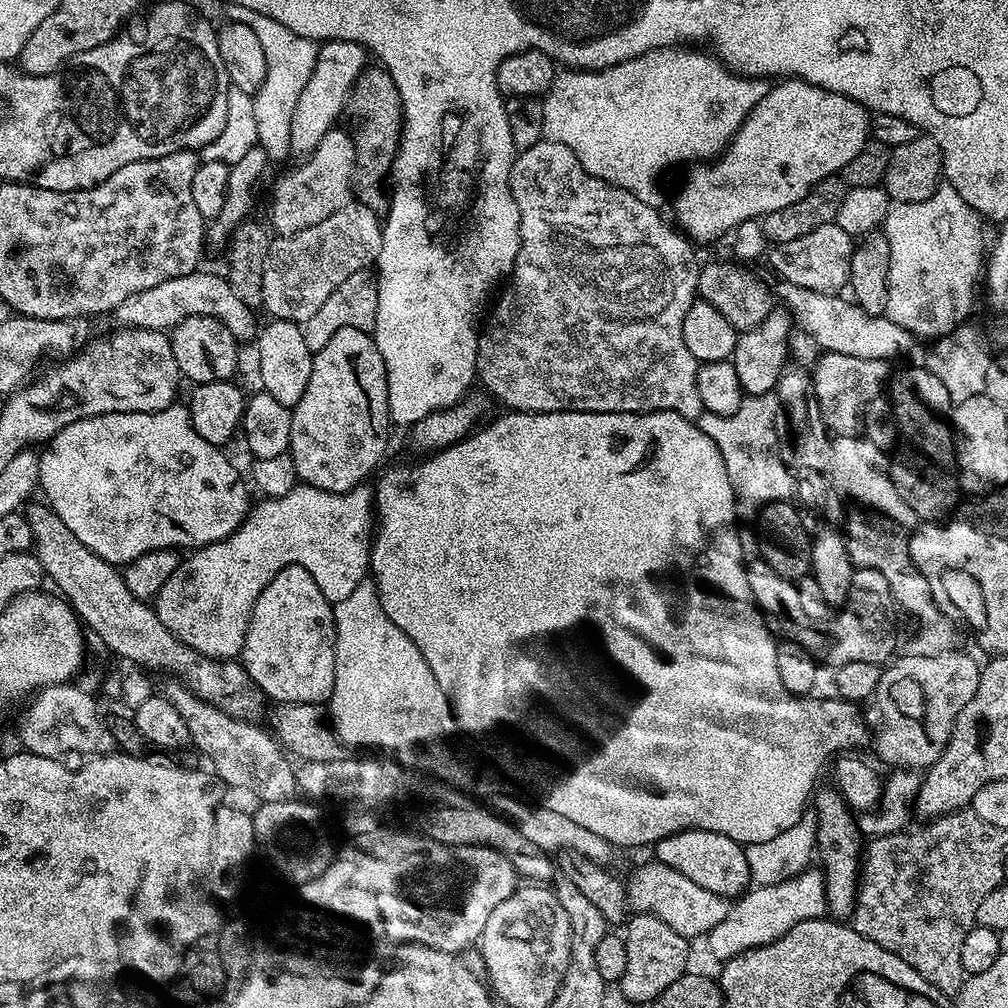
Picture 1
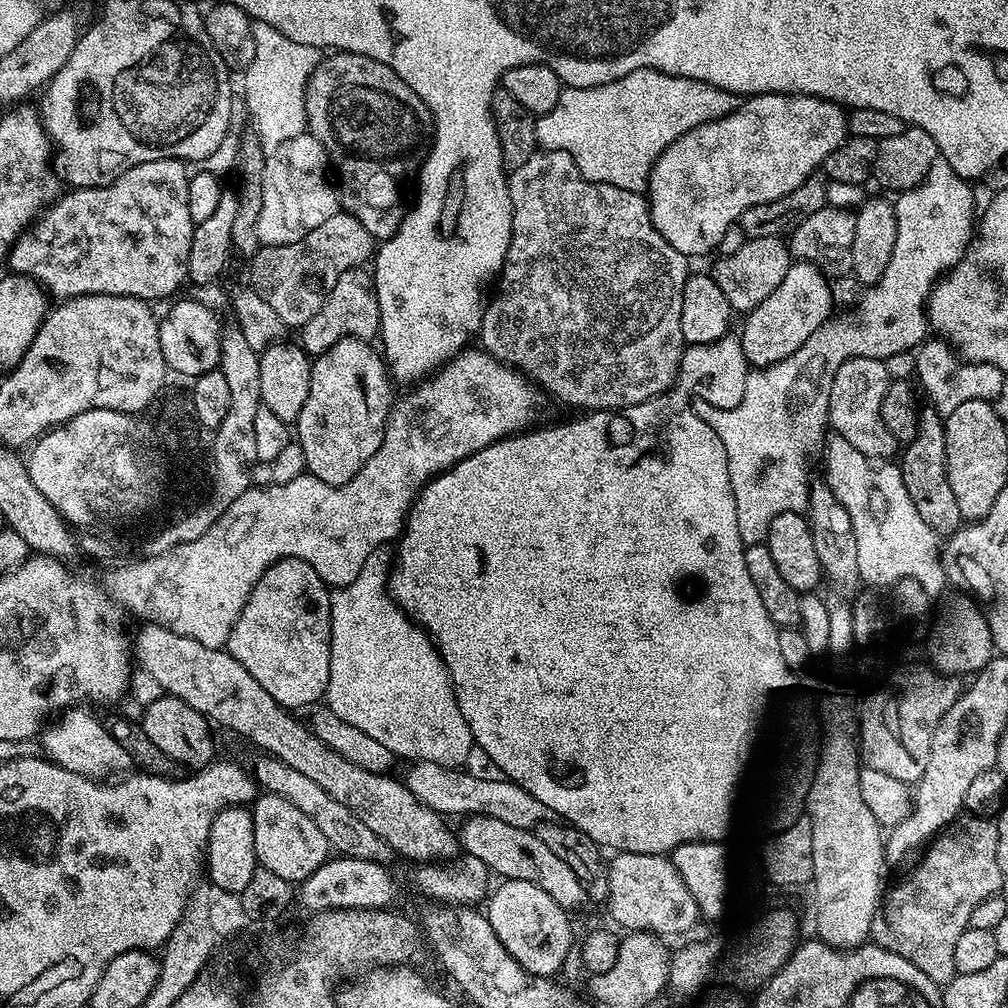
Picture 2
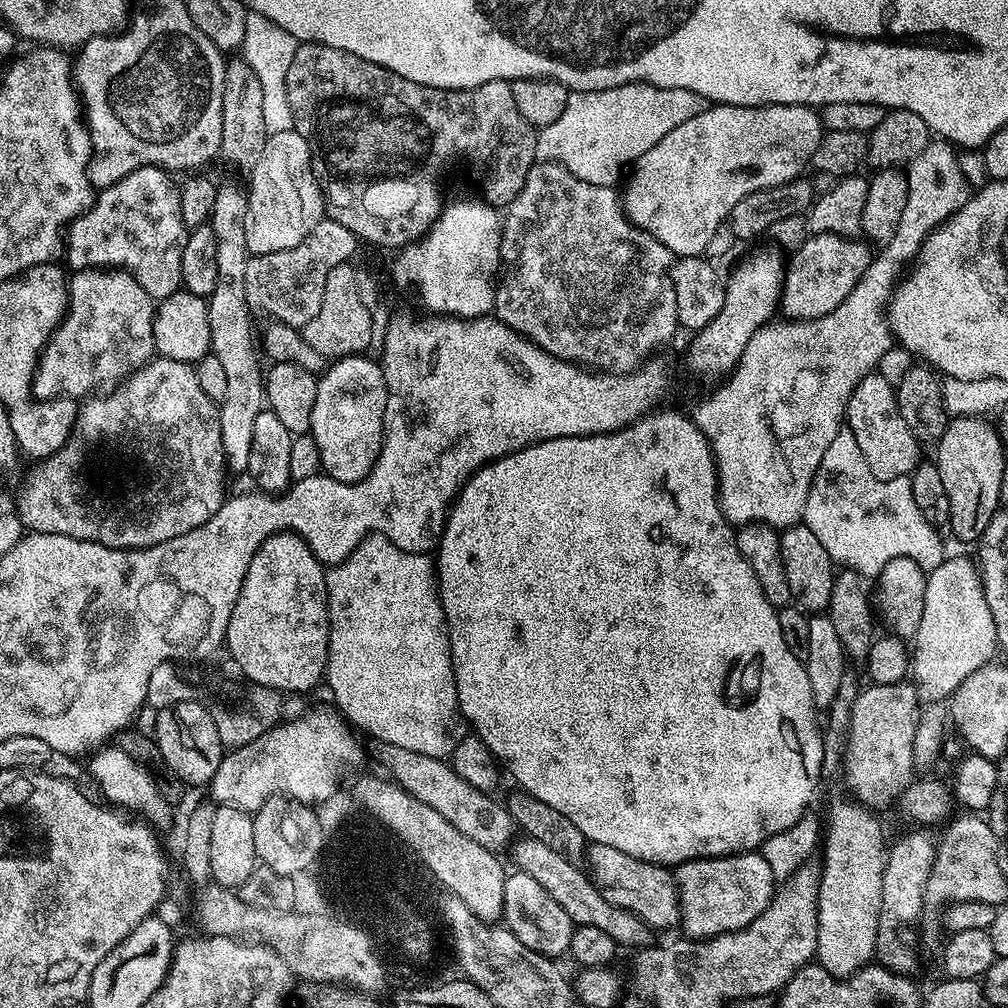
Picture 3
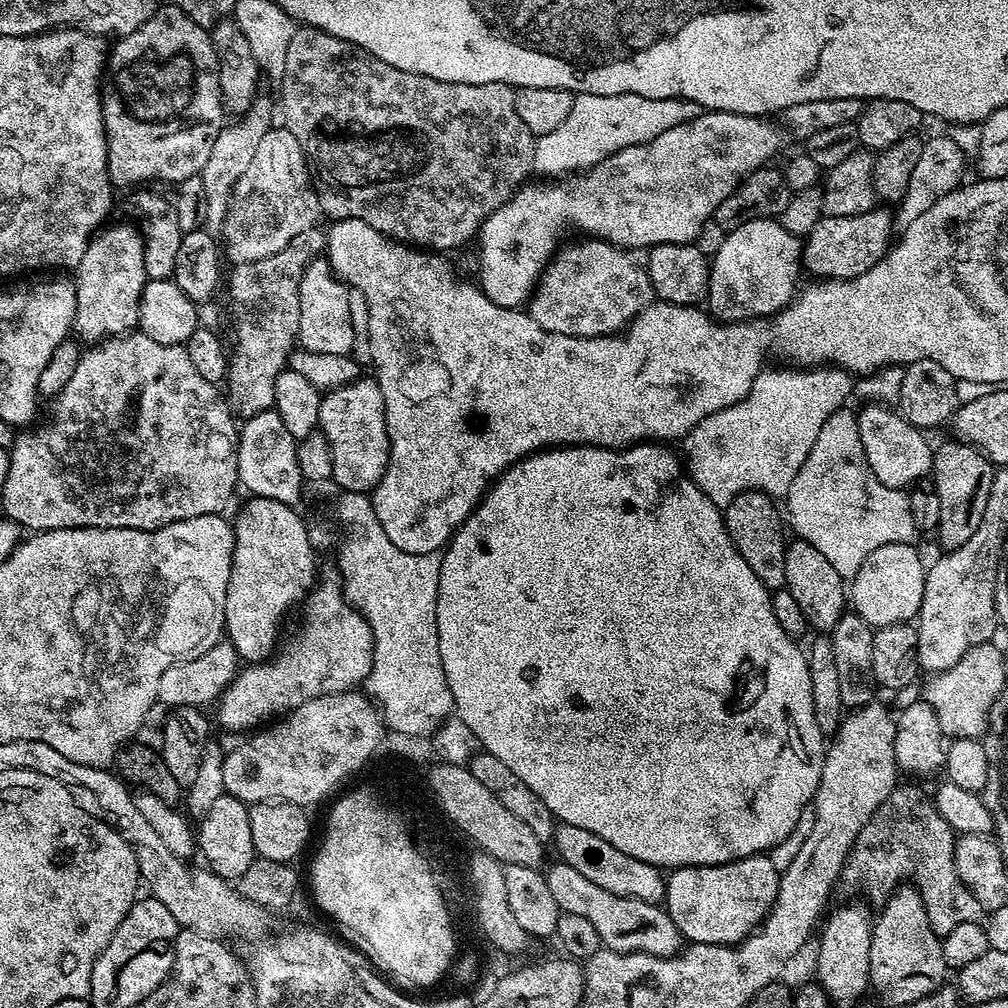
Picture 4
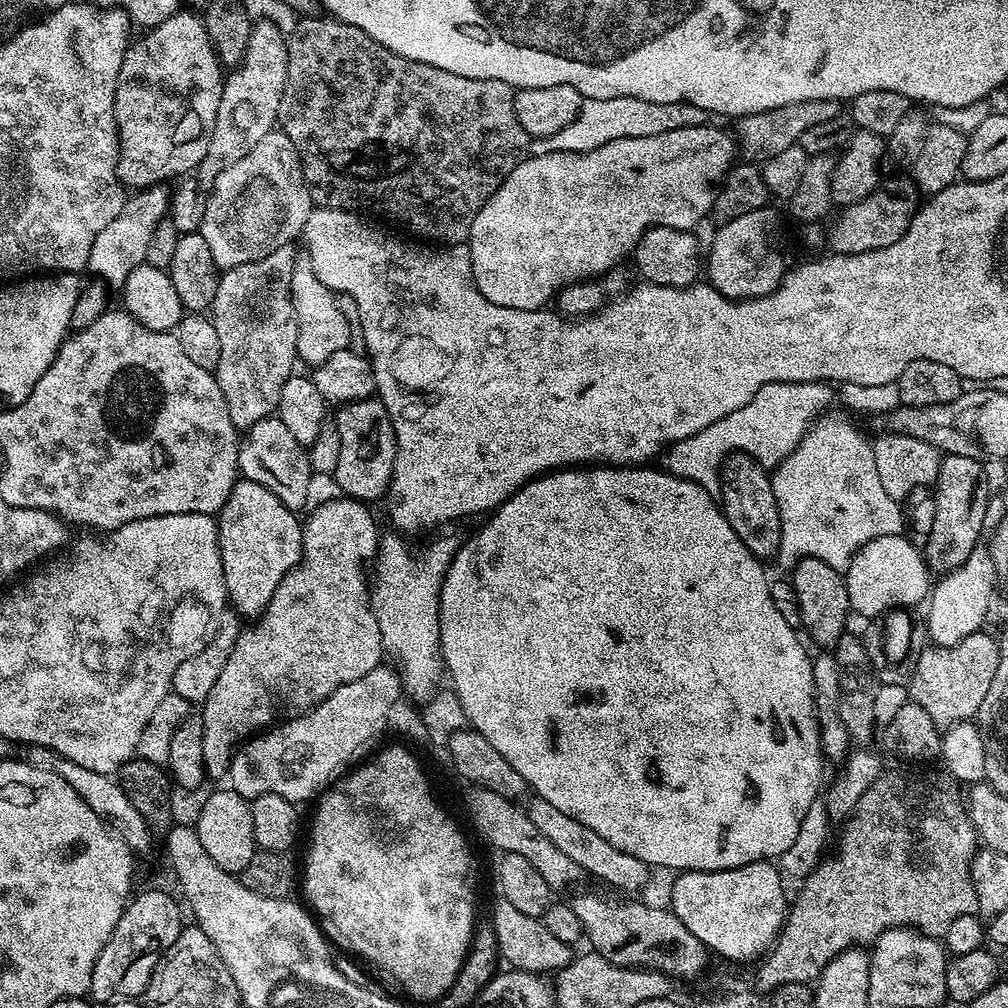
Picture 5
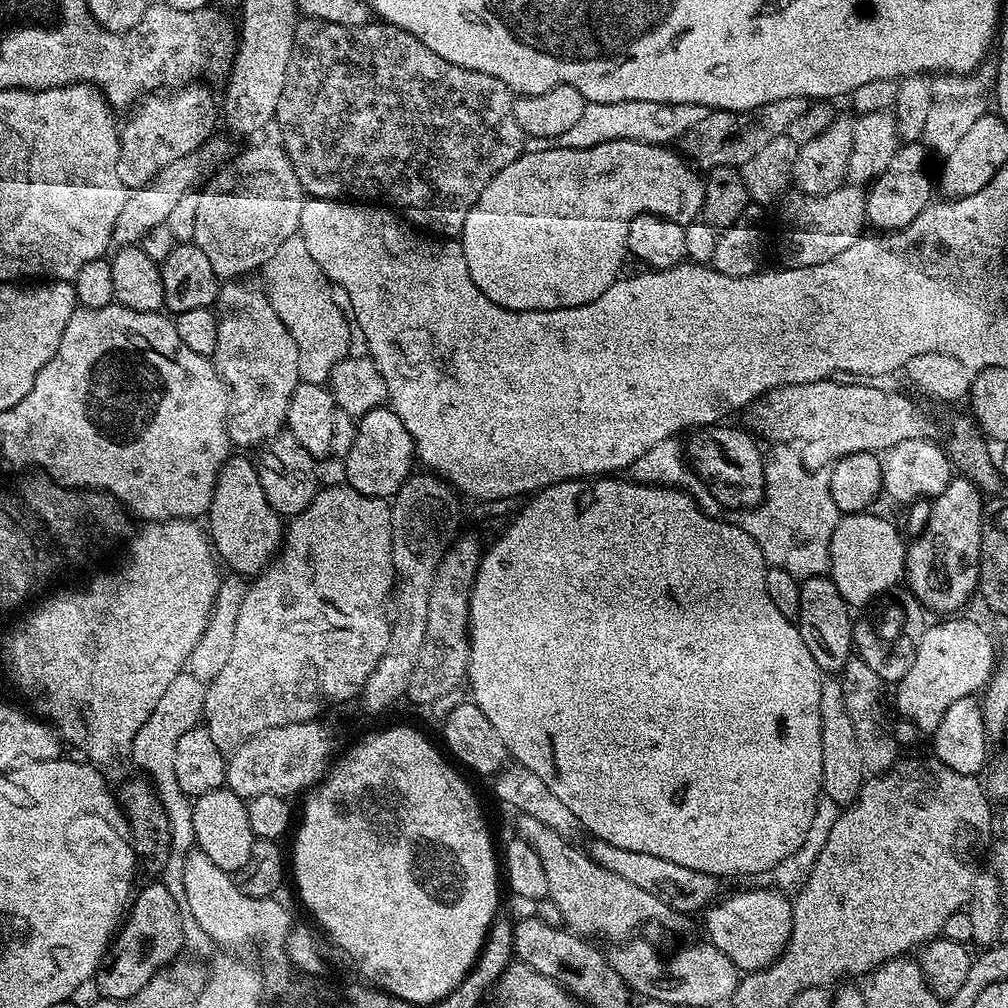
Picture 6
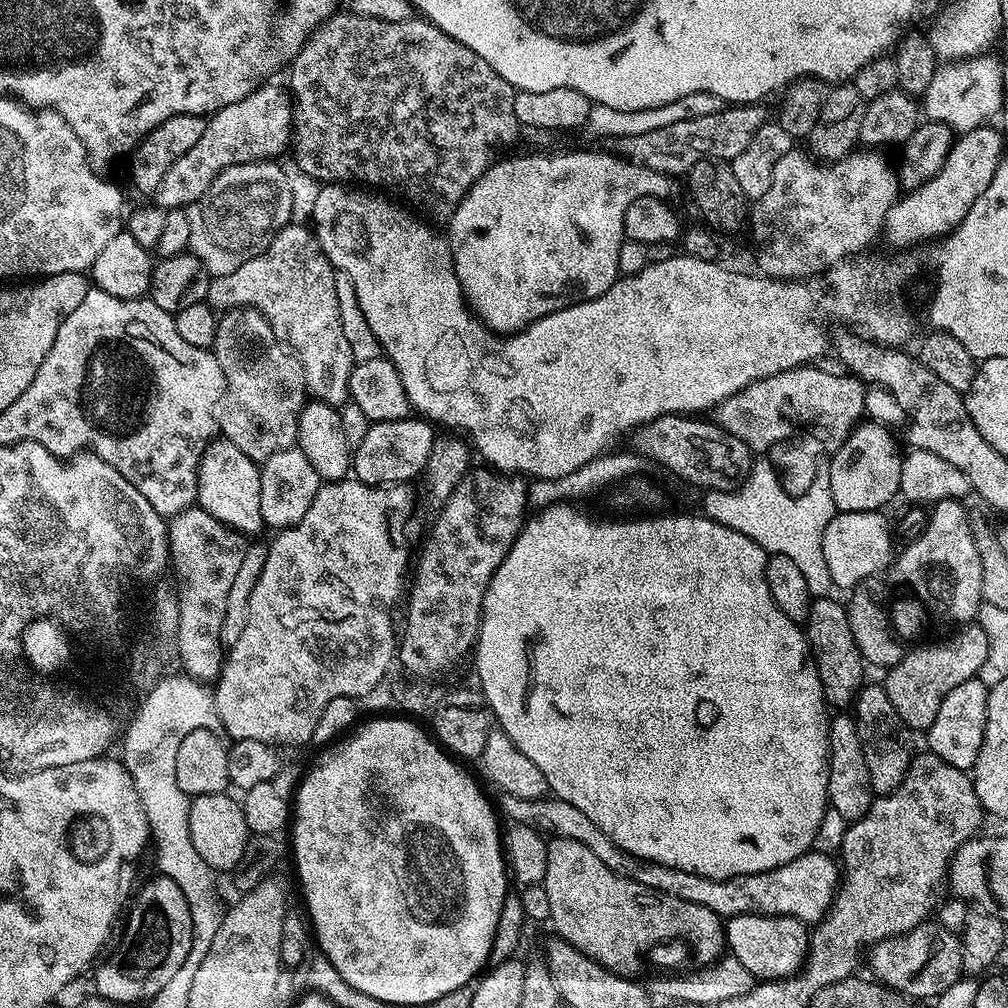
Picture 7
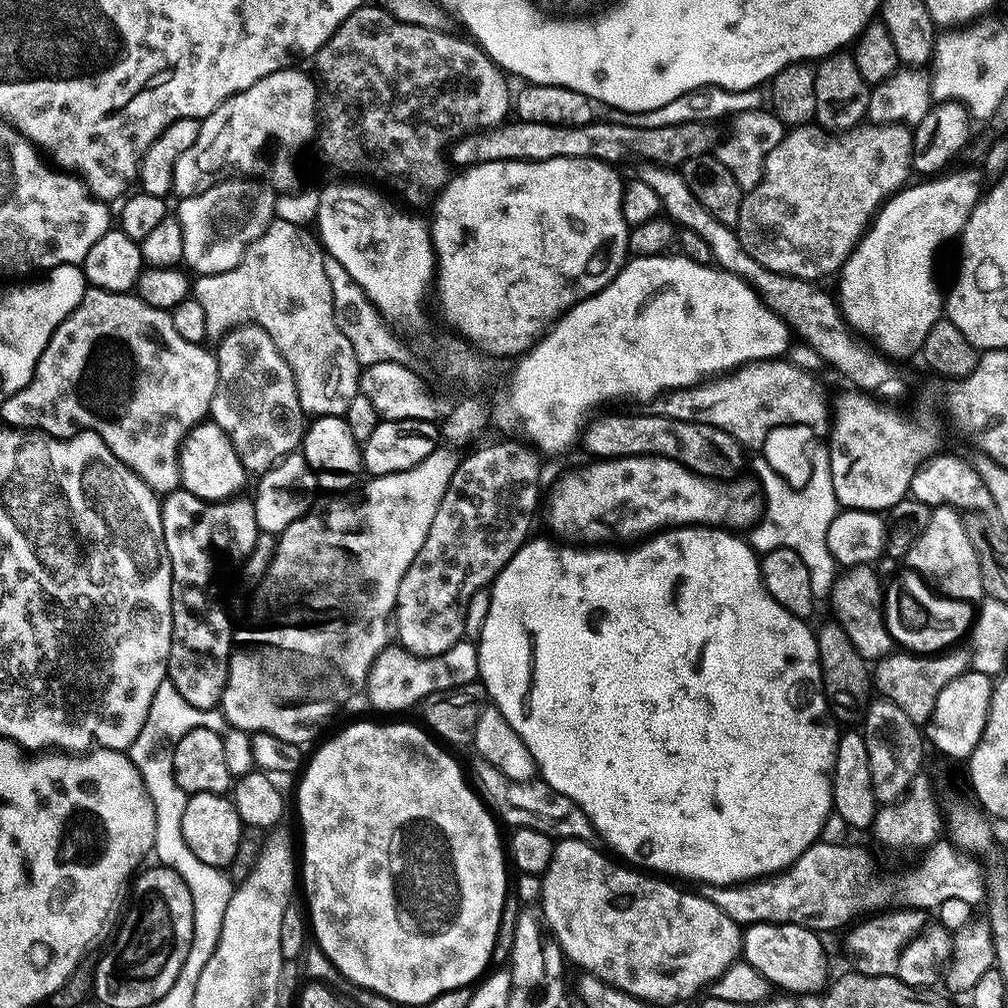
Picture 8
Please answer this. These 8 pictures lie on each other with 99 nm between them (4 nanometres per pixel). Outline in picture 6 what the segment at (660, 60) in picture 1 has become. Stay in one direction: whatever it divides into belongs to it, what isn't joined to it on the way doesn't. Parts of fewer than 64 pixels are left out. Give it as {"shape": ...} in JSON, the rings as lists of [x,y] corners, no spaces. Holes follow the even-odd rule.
{"shape":[[[631,100],[630,102],[610,102],[609,104],[585,103],[582,119],[566,130],[554,141],[557,148],[593,148],[602,142],[615,140],[633,140],[643,144],[671,145],[679,141],[690,126],[698,126],[702,118],[706,118],[709,108],[701,104],[682,102],[681,104],[663,104],[662,102],[646,102]]]}

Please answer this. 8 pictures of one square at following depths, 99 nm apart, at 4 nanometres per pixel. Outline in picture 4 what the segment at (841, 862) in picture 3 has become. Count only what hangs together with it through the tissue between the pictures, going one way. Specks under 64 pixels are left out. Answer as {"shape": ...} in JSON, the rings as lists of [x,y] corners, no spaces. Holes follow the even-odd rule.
{"shape":[[[856,904],[840,908],[828,921],[825,919],[824,933],[820,936],[820,953],[816,956],[818,983],[833,1005],[852,1004],[865,991],[869,991],[870,938],[872,924],[868,912]]]}

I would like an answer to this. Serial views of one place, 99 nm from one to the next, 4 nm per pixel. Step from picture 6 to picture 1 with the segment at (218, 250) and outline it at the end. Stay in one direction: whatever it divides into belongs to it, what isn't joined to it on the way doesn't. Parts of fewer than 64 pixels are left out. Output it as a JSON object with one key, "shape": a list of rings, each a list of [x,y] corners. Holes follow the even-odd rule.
{"shape":[[[333,126],[318,142],[318,146],[313,152],[307,153],[306,158],[284,181],[280,184],[280,193],[276,196],[276,205],[272,208],[272,224],[280,234],[306,230],[306,226],[314,226],[322,222],[322,218],[330,218],[342,206],[346,206],[354,196],[354,173],[356,170],[356,147],[351,135],[347,131],[343,132],[340,126]]]}

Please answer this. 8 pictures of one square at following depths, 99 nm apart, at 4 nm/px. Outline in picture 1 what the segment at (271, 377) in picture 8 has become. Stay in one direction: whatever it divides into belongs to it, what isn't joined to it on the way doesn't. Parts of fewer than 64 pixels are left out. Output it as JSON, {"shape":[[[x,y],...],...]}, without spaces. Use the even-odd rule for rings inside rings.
{"shape":[[[349,202],[342,206],[342,210],[330,214],[330,218],[322,218],[322,222],[306,226],[306,230],[277,235],[269,243],[266,262],[262,266],[263,311],[269,312],[269,317],[292,320],[303,325],[305,320],[309,320],[322,307],[322,302],[326,302],[326,298],[330,298],[330,294],[334,294],[334,290],[338,290],[338,286],[350,278],[350,274],[371,269],[380,257],[384,241],[382,220],[376,216],[379,216],[377,209],[367,208],[359,202]]]}

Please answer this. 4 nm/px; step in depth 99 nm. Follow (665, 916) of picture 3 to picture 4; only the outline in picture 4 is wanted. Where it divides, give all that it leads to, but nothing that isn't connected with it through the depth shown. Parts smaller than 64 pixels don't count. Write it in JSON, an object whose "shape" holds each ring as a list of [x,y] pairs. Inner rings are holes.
{"shape":[[[557,823],[554,845],[563,863],[574,866],[578,874],[590,878],[594,886],[602,886],[602,890],[610,890],[610,894],[618,894],[622,898],[634,898],[647,904],[659,905],[664,899],[666,876],[657,865],[642,862],[638,858],[630,858],[630,854],[622,854],[618,846],[610,846],[606,838],[598,838],[598,834],[590,834],[590,830],[582,830],[582,826],[570,826]]]}

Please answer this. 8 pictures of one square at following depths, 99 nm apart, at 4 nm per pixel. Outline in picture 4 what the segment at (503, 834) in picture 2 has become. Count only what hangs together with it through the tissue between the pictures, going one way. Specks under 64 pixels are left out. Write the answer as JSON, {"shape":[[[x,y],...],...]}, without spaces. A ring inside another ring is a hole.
{"shape":[[[555,863],[547,865],[546,887],[549,897],[559,906],[561,913],[569,912],[588,918],[598,932],[603,947],[615,952],[649,952],[652,956],[671,956],[681,951],[681,937],[663,907],[610,894],[610,890],[602,890],[602,886],[594,886],[590,878],[578,874],[574,866]]]}

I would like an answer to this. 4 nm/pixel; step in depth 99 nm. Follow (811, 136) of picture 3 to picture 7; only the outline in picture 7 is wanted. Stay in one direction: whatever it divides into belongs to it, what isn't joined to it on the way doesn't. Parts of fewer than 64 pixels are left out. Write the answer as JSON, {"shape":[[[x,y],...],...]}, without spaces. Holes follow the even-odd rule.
{"shape":[[[568,152],[565,156],[516,156],[513,160],[501,159],[493,163],[478,178],[478,182],[462,198],[458,210],[454,210],[451,220],[447,221],[446,239],[452,250],[454,270],[458,274],[458,282],[464,291],[464,299],[475,315],[483,320],[491,332],[511,334],[520,332],[536,320],[554,314],[571,304],[579,304],[581,300],[593,300],[603,294],[608,287],[616,283],[620,272],[620,251],[626,245],[624,235],[624,215],[626,206],[643,196],[656,196],[659,200],[668,200],[671,197],[673,177],[662,174],[658,170],[650,170],[640,166],[622,156],[608,152]]]}

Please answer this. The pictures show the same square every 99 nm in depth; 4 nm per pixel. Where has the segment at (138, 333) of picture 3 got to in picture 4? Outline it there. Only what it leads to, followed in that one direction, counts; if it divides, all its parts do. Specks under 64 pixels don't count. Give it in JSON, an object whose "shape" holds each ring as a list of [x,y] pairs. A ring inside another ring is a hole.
{"shape":[[[116,224],[113,228],[107,228],[89,243],[86,254],[82,254],[79,268],[74,272],[74,332],[88,346],[131,333],[140,322],[140,295],[144,292],[146,283],[144,238],[141,229],[136,229],[132,224]]]}

